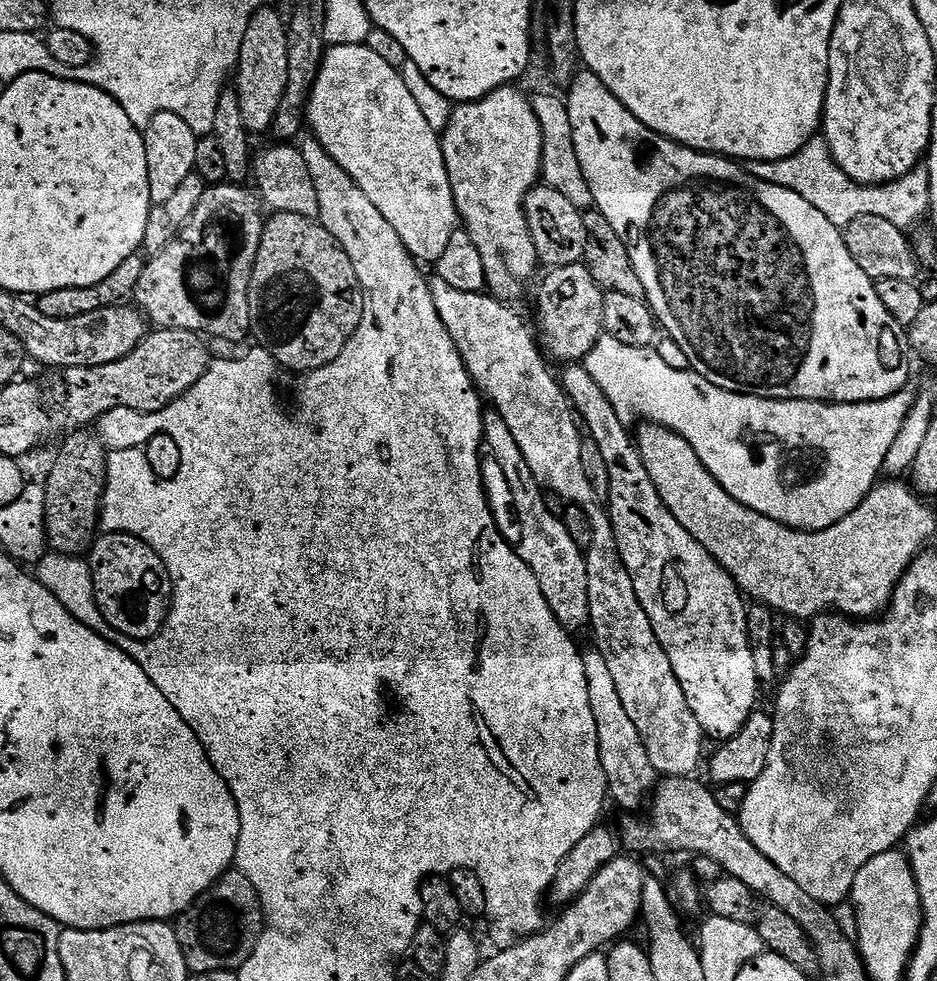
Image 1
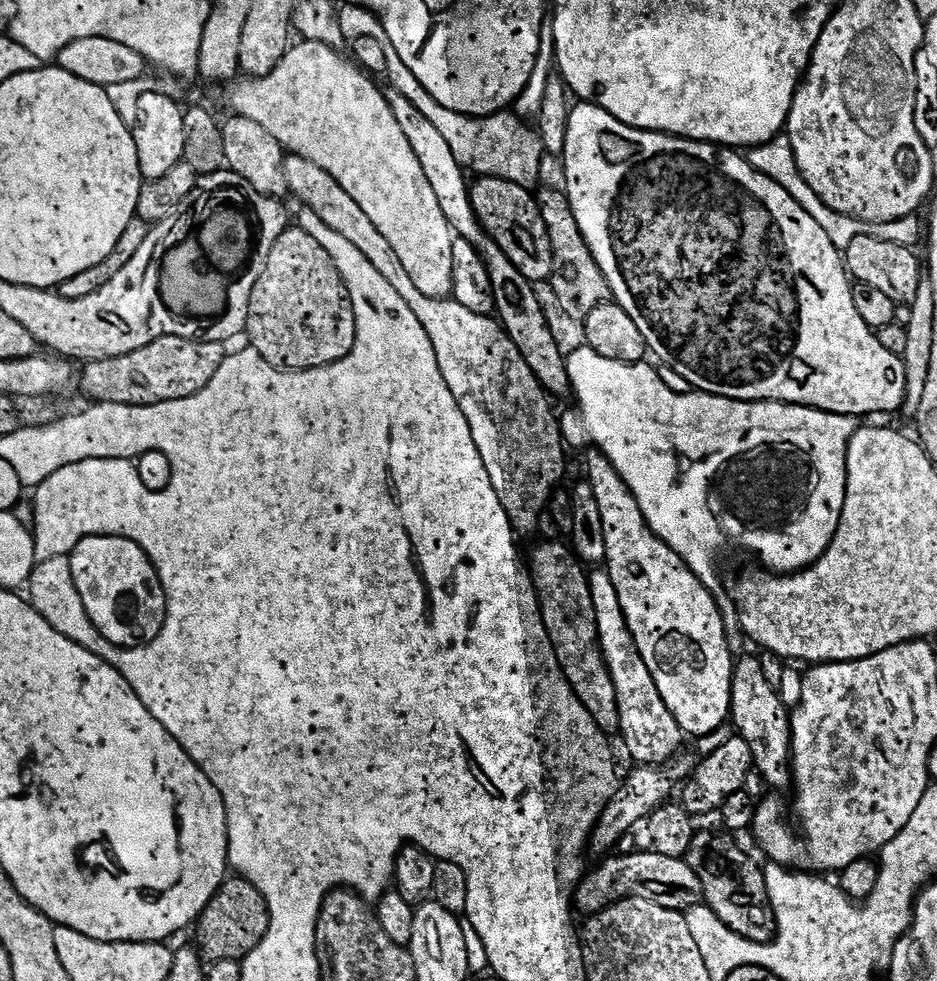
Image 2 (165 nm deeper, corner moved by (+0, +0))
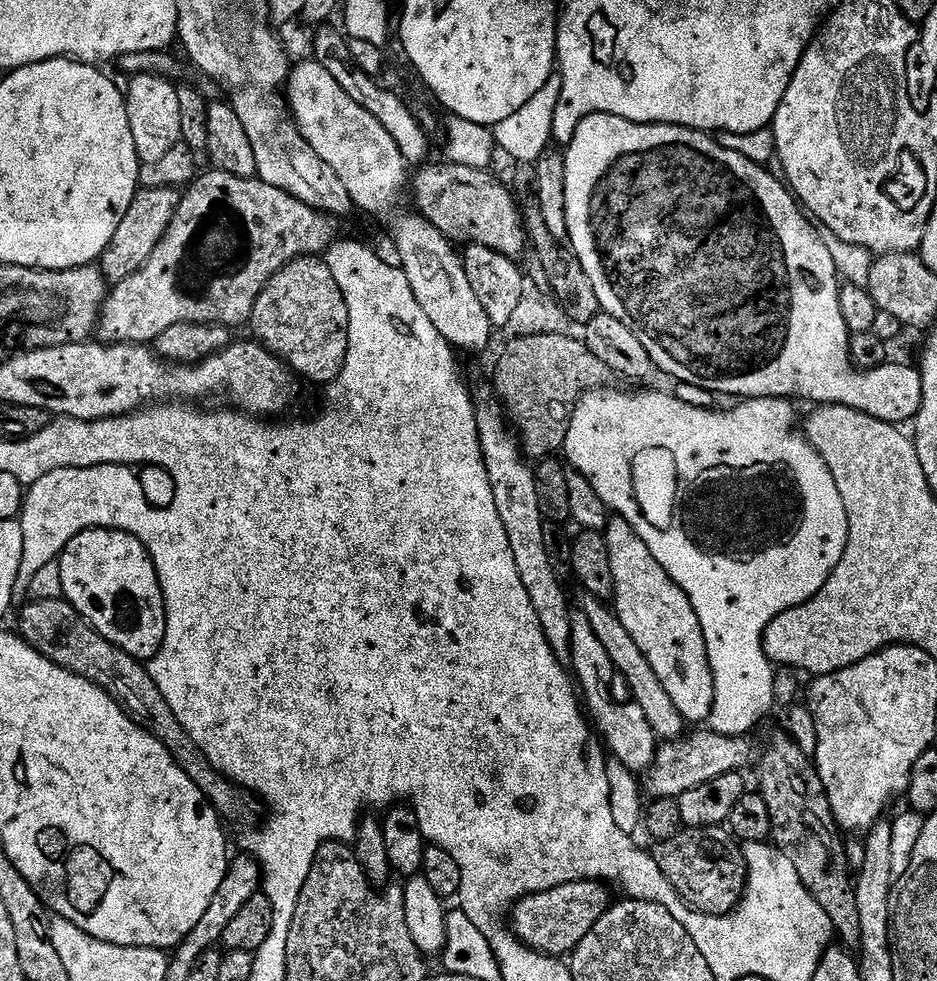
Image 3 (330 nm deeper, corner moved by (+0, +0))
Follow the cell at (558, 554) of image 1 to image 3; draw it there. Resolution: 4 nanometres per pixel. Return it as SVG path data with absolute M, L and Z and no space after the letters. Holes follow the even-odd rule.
M579 610L572 613L570 650L572 651L570 672L582 693L587 715L590 717L599 739L603 741L607 751L614 759L622 762L622 766L626 766L637 774L646 773L656 756L658 747L656 732L650 726L650 722L646 722L646 714L642 714L642 706L638 706L635 702L615 704L612 701L612 676L614 680L617 675L616 667L610 662L610 654L606 654L602 642L598 642L586 614Z

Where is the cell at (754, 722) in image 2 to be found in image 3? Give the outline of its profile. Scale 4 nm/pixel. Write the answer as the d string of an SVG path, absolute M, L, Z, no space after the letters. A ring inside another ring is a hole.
M780 732L755 761L758 793L766 802L772 827L771 843L798 870L802 886L810 890L810 898L826 910L835 939L845 949L859 949L862 930L858 923L858 898L854 883L854 869L848 862L845 837L836 827L830 802L815 763L787 733Z

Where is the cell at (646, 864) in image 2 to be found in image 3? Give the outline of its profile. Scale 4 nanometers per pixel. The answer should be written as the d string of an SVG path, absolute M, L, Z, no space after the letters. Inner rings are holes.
M575 880L555 884L553 888L532 890L510 908L510 931L528 948L542 955L557 958L567 957L582 938L596 925L598 918L608 911L609 889L599 880Z

